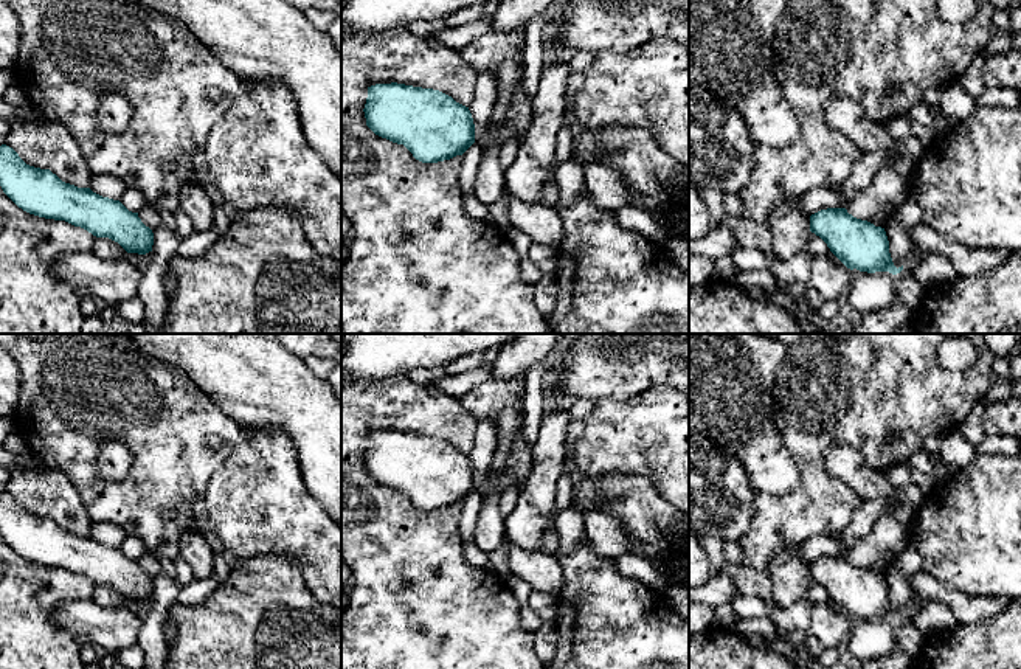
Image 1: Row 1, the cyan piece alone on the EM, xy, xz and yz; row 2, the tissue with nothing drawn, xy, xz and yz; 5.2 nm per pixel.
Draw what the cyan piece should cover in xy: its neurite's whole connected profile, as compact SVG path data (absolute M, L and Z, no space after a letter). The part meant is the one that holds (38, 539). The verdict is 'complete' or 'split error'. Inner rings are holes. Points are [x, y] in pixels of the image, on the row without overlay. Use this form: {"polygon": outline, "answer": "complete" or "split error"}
{"polygon": "M6 492L0 494L0 534L29 562L65 568L96 585L109 585L127 601L152 599L154 581L138 565L147 546L135 536L127 536L119 548L102 545L90 536L62 529L50 517L26 512Z", "answer": "split error"}

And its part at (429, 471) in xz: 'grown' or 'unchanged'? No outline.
grown

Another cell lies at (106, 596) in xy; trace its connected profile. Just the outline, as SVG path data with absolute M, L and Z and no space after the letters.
M96 585L92 601L101 607L119 607L124 605L127 599L109 585Z

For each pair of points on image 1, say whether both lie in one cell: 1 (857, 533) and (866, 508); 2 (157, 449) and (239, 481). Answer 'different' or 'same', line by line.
1: same
2: different

